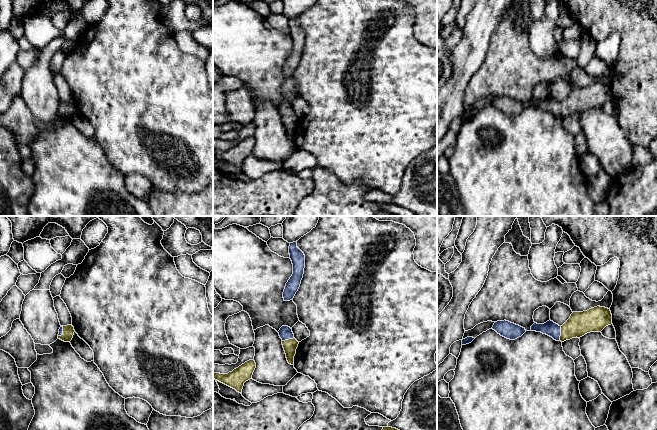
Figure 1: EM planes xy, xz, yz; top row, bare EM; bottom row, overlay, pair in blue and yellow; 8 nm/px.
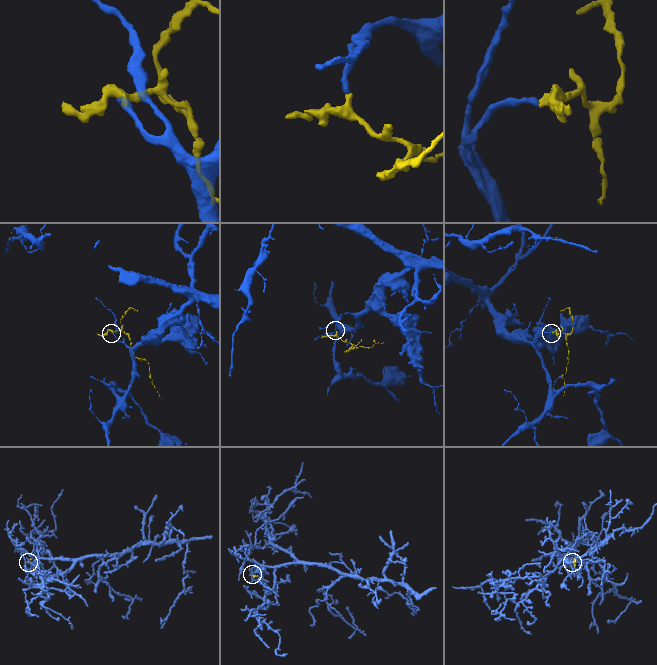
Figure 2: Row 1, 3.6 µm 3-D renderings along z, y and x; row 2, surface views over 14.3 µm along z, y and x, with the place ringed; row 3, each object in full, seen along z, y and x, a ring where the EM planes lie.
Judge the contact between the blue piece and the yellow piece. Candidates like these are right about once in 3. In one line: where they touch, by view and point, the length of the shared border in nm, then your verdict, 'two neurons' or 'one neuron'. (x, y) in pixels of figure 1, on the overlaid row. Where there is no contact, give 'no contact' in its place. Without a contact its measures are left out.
yz (560, 333) | 110 nm | one neuron

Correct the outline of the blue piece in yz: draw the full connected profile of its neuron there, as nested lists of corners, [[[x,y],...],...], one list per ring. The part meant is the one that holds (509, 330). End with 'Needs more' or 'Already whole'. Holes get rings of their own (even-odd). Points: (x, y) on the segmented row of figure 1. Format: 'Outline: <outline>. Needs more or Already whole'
Outline: [[[506,320],[495,322],[491,329],[510,340],[515,340],[526,332],[525,328]]]. Already whole

